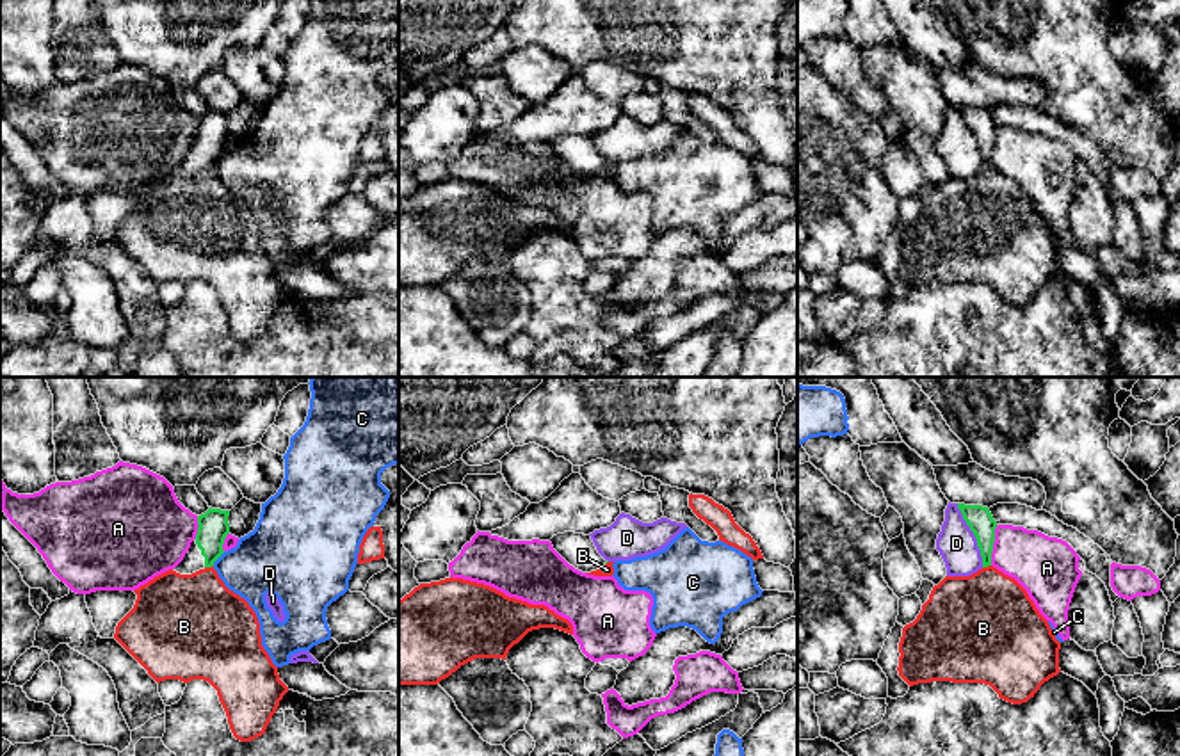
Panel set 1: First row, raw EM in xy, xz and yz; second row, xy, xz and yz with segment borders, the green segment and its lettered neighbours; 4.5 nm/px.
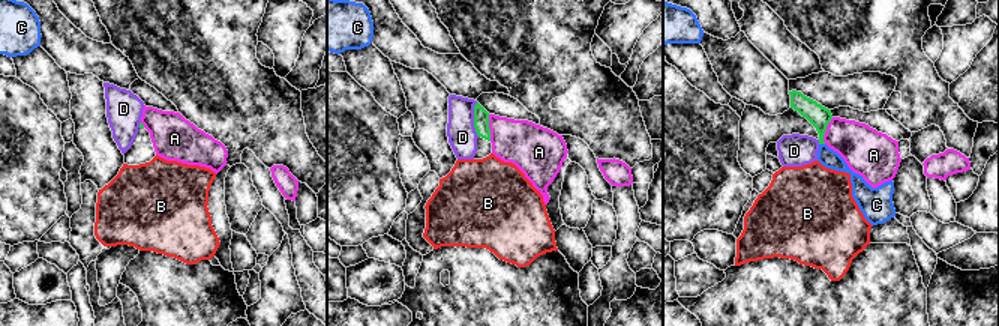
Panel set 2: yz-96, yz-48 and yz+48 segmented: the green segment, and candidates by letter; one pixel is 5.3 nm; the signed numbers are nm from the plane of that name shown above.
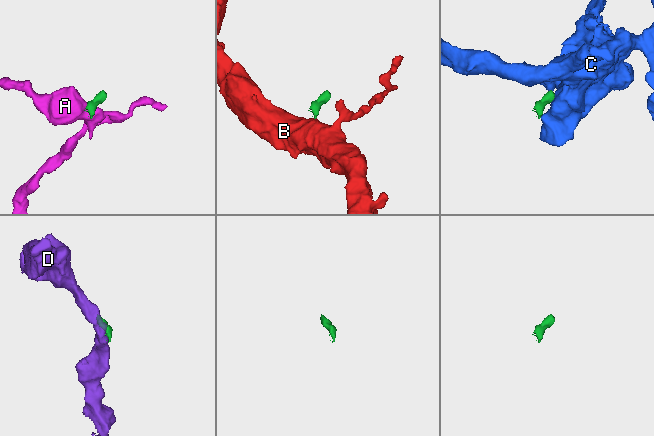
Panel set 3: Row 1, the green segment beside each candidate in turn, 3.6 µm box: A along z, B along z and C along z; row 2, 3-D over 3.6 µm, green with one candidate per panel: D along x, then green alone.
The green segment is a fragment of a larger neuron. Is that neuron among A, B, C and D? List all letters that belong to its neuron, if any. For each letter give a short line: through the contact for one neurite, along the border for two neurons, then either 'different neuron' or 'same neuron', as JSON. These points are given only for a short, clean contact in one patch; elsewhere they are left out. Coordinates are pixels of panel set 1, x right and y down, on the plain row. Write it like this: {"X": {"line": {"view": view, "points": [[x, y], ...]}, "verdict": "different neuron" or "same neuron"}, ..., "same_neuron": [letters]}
{"A": {"line": {"view": "yz", "points": [[997, 127], [990, 166]]}, "verdict": "different neuron"}, "B": {"line": {"view": "xy", "points": [[212, 166], [205, 169]]}, "verdict": "different neuron"}, "C": {"line": {"view": "xy", "points": [[225, 153], [212, 166]]}, "verdict": "different neuron"}, "D": {"line": {"view": "yz", "points": [[956, 105], [976, 141], [983, 168]]}, "verdict": "different neuron"}, "same_neuron": []}

